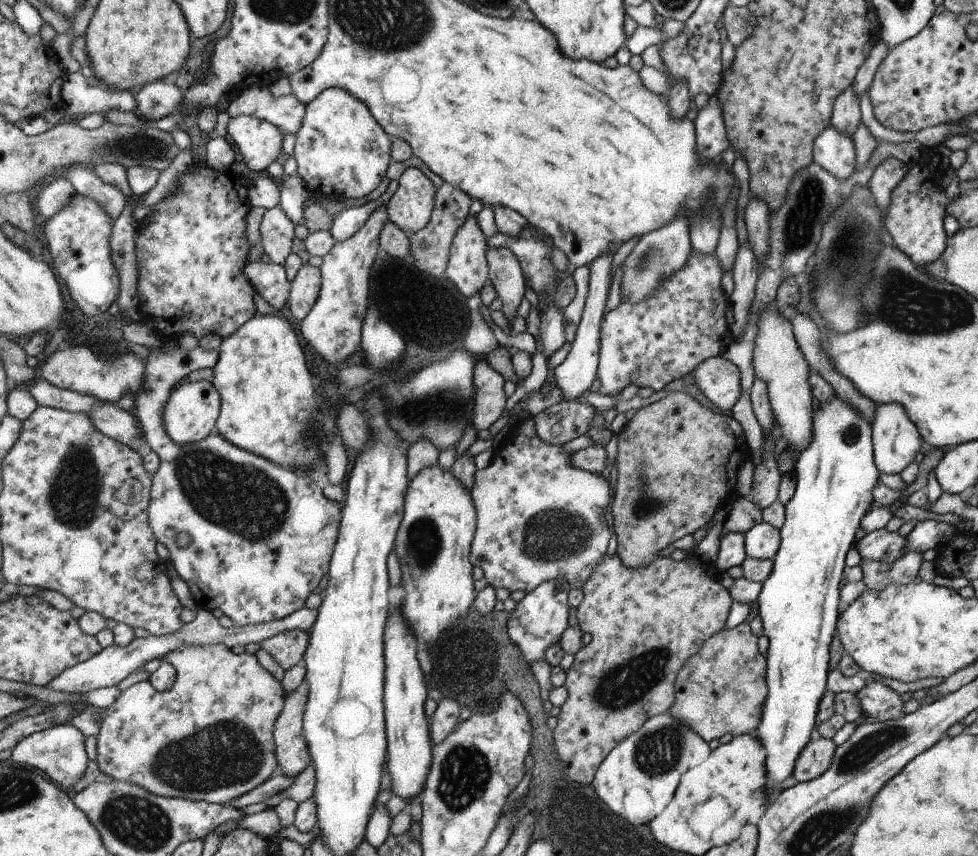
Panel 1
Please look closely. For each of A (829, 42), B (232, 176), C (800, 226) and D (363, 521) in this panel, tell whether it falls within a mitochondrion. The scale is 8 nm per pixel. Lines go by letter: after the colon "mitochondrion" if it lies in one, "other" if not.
A: other
B: other
C: mitochondrion
D: other

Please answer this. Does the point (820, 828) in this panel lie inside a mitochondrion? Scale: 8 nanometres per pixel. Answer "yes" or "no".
yes

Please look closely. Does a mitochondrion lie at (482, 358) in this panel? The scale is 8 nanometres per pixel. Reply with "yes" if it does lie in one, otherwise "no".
no

